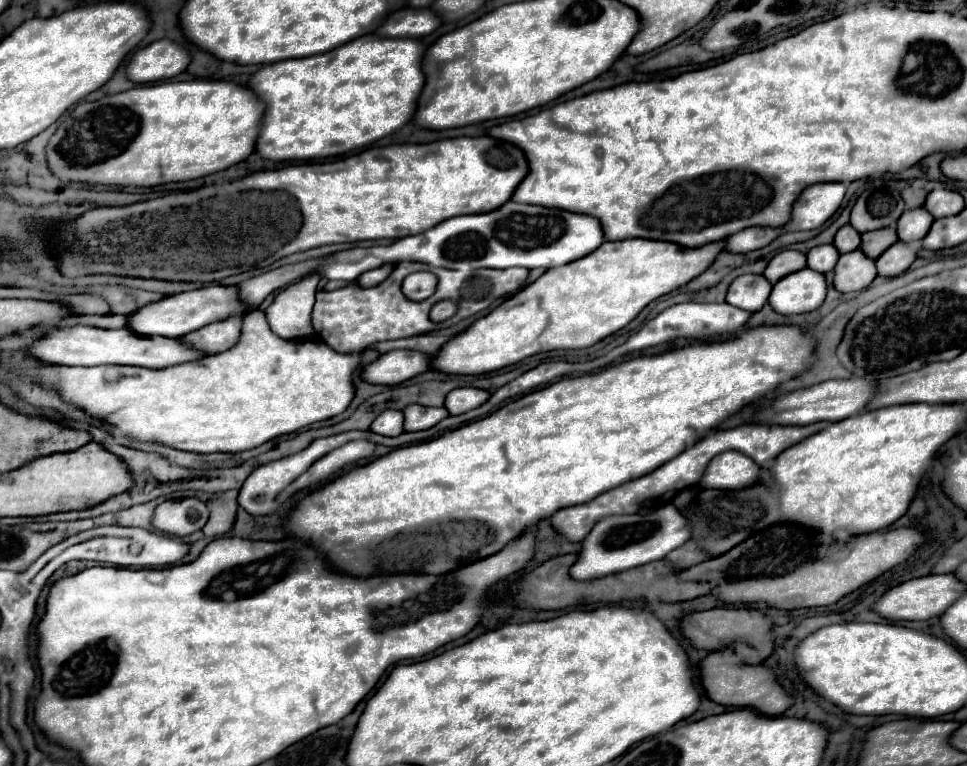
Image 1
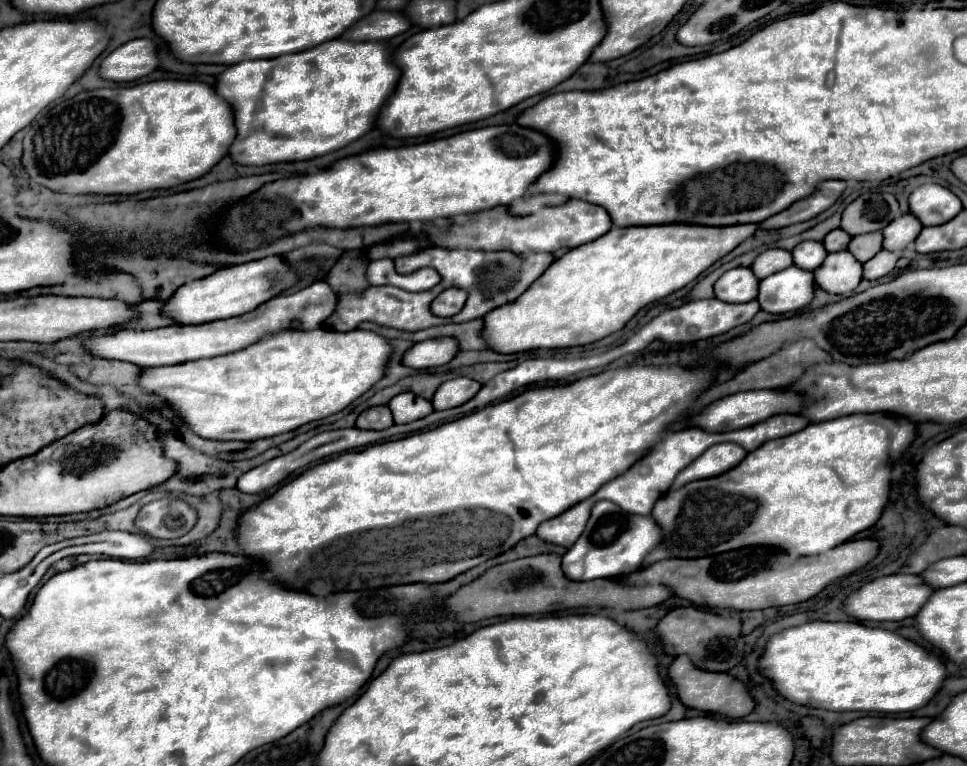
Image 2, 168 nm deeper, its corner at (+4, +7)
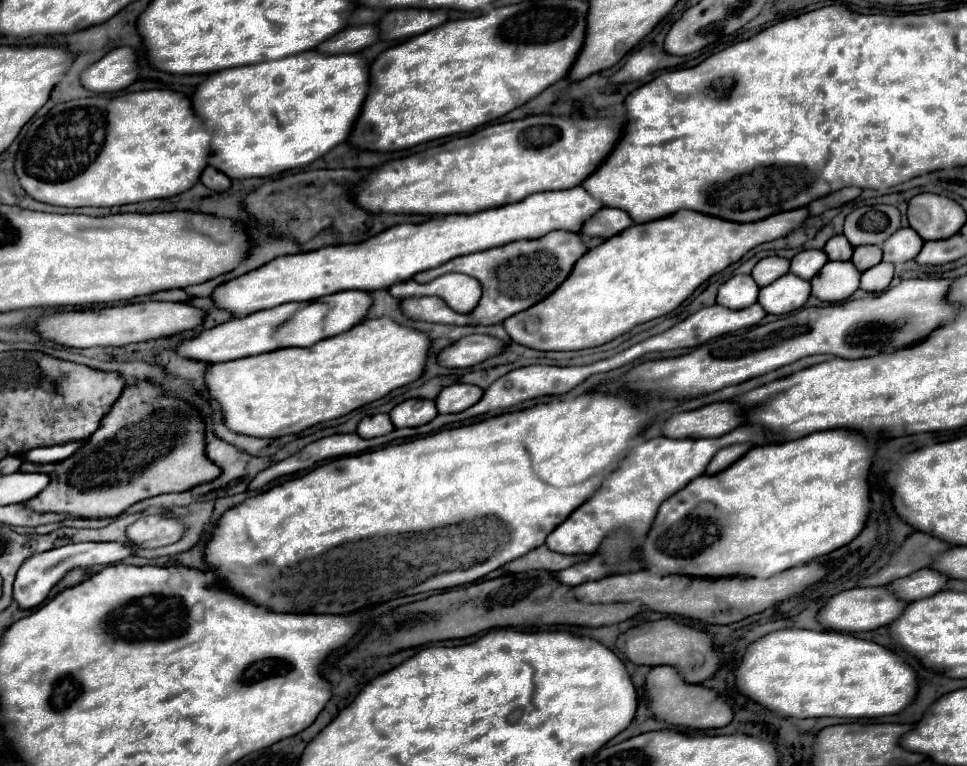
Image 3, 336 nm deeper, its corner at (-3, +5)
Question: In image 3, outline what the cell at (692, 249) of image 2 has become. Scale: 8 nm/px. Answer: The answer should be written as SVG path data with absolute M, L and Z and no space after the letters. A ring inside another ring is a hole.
M797 208L795 212L779 212L779 216L769 216L767 220L759 220L755 224L731 224L727 220L719 220L707 214L697 214L691 210L675 212L669 218L633 224L625 228L621 234L605 240L603 244L585 252L579 262L573 266L571 276L545 300L535 306L509 316L503 326L513 342L535 348L535 350L583 350L601 346L611 342L613 338L629 332L633 326L663 316L675 310L685 298L689 298L709 276L725 270L729 264L741 260L751 248L777 240L791 230L799 228L807 220L807 208Z

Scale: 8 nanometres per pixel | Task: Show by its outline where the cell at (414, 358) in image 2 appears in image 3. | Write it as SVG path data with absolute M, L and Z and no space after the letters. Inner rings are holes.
M473 334L465 336L451 346L443 348L437 354L437 362L445 368L471 368L483 360L487 360L493 354L499 354L505 346L491 336Z

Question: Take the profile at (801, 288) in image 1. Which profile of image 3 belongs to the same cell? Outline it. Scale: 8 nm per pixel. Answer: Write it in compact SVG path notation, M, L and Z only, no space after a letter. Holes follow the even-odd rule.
M795 274L781 276L773 284L761 288L759 292L759 304L763 304L765 312L769 314L789 314L799 310L811 294L811 284Z

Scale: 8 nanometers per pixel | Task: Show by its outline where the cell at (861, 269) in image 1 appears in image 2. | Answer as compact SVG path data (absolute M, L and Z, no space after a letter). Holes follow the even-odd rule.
M848 250L834 252L814 270L814 280L830 294L850 294L862 280L862 264Z

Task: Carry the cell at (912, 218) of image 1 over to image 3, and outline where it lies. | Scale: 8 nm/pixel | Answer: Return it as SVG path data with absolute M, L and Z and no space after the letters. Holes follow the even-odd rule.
M907 226L907 228L899 228L893 236L889 236L883 244L883 260L885 262L907 262L911 258L915 258L919 254L923 246L923 238L919 238L919 234Z

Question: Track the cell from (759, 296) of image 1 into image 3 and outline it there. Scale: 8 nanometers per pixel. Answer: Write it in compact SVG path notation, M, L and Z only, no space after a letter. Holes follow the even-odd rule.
M737 274L719 286L717 302L727 308L745 308L757 302L759 286L751 274Z

